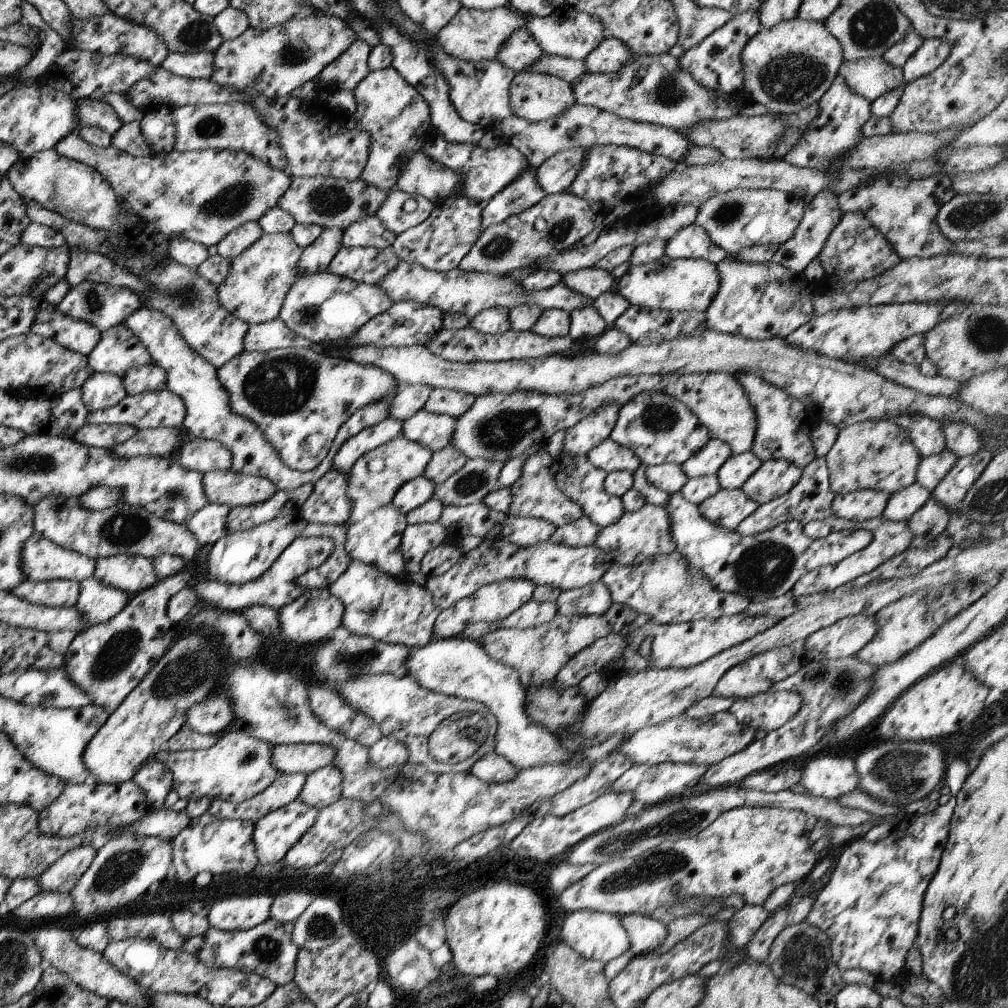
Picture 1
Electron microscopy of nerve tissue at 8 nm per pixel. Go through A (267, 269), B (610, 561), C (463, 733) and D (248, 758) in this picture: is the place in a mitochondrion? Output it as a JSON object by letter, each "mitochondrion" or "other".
{"A":"other","B":"other","C":"mitochondrion","D":"mitochondrion"}

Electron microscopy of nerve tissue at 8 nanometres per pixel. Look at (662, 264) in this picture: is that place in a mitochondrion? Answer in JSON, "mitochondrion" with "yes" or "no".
{"mitochondrion":"no"}

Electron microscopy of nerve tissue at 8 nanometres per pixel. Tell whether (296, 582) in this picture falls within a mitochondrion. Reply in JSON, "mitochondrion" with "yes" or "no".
{"mitochondrion":"no"}

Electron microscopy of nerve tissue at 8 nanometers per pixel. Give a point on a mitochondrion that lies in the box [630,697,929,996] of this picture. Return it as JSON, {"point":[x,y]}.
{"point":[803,952]}

